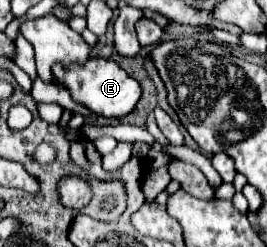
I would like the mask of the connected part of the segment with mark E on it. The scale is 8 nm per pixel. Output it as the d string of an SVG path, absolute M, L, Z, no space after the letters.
M88 59L84 65L70 65L68 69L62 69L62 65L52 67L54 77L70 91L72 99L80 105L86 105L96 115L102 115L106 119L122 119L130 115L140 97L142 89L136 79L132 79L120 65L116 65L112 59Z

